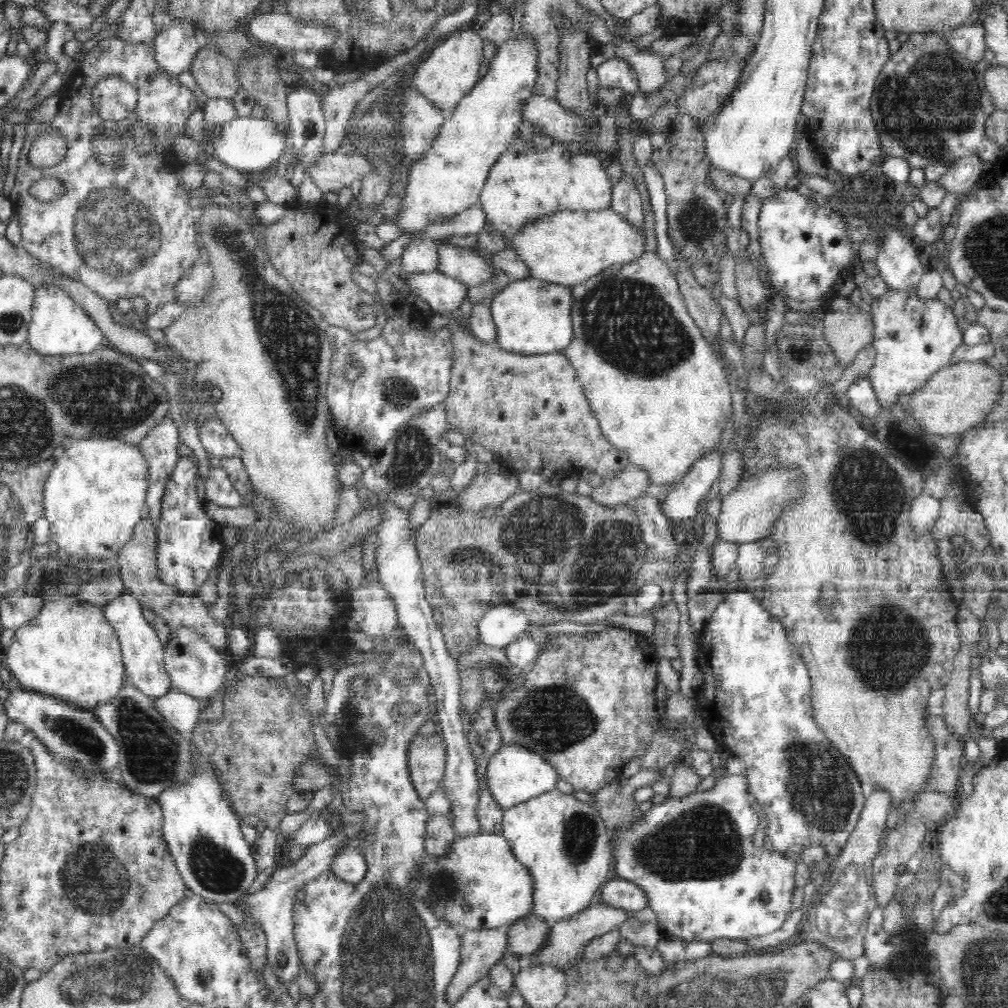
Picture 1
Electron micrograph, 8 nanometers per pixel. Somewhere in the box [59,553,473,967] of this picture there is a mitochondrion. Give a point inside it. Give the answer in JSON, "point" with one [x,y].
{"point":[151,756]}

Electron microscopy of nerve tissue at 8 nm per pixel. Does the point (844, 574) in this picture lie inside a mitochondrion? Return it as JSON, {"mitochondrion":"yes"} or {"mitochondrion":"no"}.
{"mitochondrion":"no"}

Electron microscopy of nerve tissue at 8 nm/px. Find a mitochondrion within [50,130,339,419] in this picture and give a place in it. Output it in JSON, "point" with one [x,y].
{"point":[112,229]}

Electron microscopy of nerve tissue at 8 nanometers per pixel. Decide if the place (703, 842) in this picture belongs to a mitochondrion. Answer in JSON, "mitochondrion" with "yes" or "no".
{"mitochondrion":"yes"}

